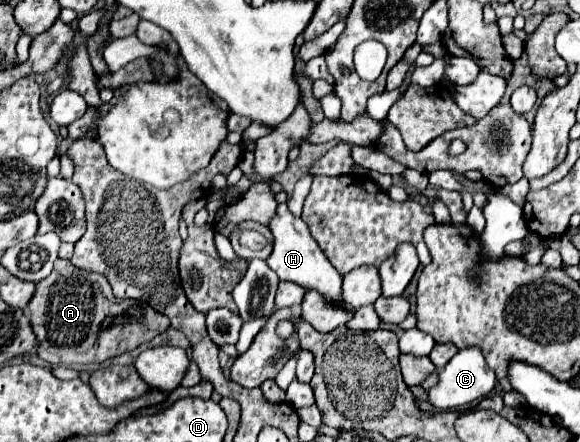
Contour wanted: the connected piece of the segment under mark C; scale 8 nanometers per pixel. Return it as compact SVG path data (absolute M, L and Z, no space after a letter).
M467 347L467 349L461 349L445 367L443 367L443 375L439 373L439 381L437 385L433 385L429 391L427 391L427 401L429 405L433 405L435 409L439 411L451 411L455 407L463 407L467 403L473 403L477 399L483 399L487 397L497 385L497 379L495 379L495 373L493 369L489 369L481 349L477 347Z

